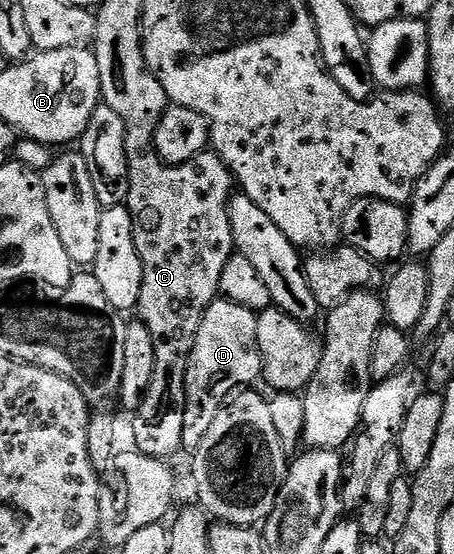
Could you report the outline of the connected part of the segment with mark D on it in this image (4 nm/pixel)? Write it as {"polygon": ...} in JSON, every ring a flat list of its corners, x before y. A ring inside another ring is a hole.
{"polygon":[[223,299,213,301,212,306,202,315,202,323,194,335,194,347,190,351,190,359,186,367,186,411,182,419,182,446,185,450,194,451,206,439,206,431,210,431,210,423,214,423,214,415,229,400,230,395,245,387,252,387,261,380,264,368,262,355,258,347,257,314,246,307,238,307,238,303,230,303]]}

